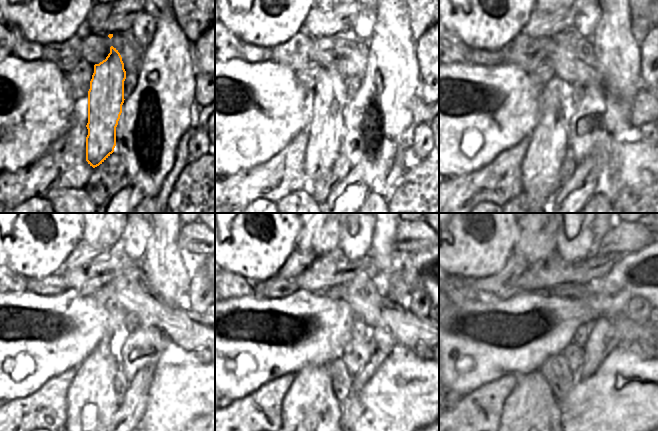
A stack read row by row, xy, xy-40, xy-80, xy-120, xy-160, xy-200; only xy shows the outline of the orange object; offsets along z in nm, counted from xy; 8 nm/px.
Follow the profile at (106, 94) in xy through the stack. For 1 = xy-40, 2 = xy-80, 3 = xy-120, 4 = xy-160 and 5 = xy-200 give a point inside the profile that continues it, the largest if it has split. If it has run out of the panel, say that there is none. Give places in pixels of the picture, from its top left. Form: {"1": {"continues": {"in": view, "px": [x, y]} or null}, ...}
{"1": {"continues": {"in": "xy-40", "px": [330, 96]}}, "2": {"continues": {"in": "xy-80", "px": [541, 165]}}, "3": {"continues": {"in": "xy-120", "px": [91, 399]}}, "4": {"continues": {"in": "xy-160", "px": [311, 412]}}, "5": {"continues": {"in": "xy-200", "px": [531, 416]}}}

